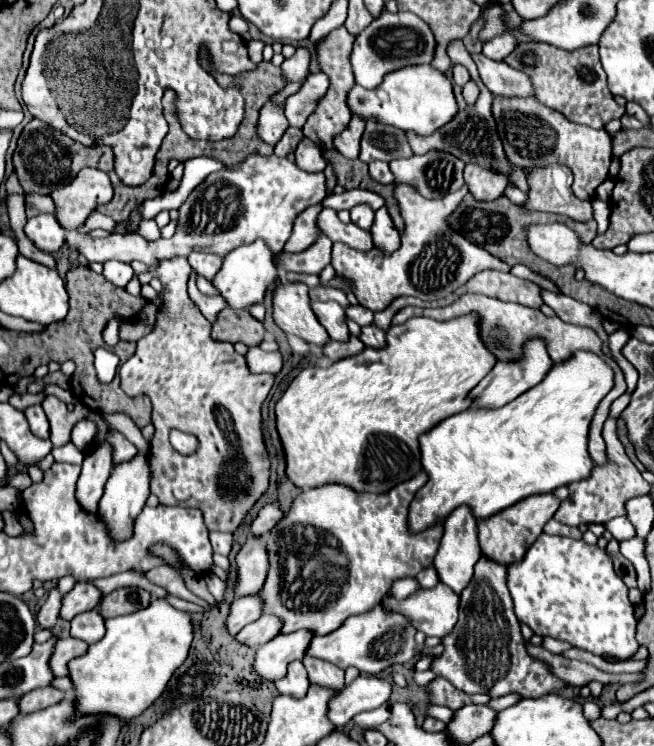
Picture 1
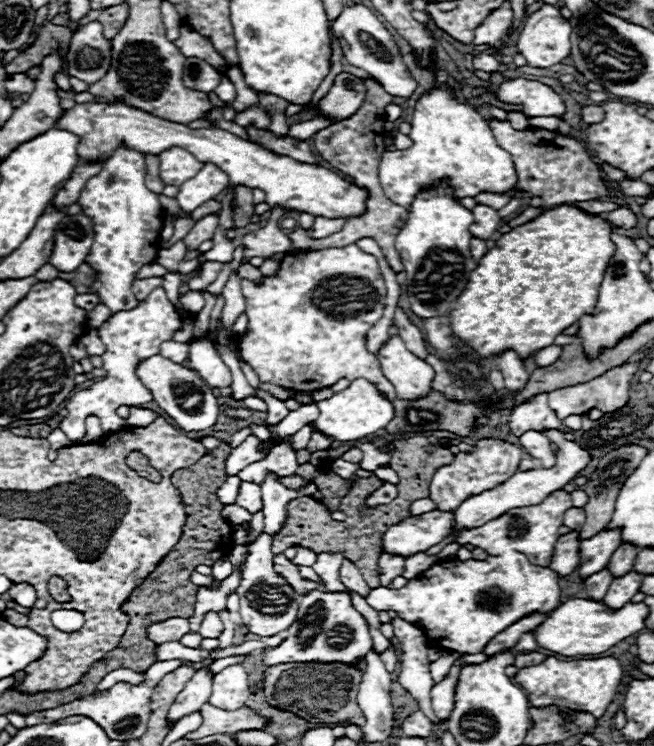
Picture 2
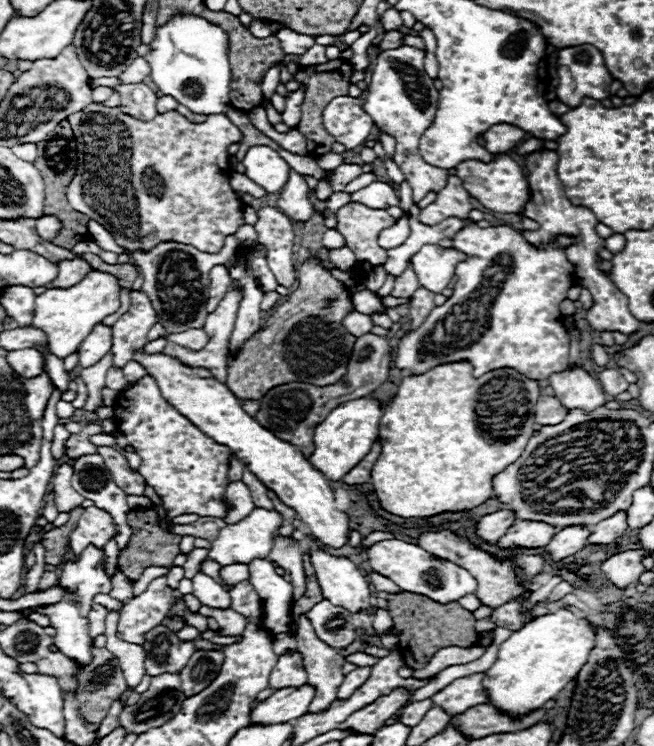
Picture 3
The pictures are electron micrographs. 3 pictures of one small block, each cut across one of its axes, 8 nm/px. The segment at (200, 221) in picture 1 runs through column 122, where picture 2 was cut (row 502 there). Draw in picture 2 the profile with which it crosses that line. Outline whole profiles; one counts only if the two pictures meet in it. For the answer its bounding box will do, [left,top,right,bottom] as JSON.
[236,482,262,512]

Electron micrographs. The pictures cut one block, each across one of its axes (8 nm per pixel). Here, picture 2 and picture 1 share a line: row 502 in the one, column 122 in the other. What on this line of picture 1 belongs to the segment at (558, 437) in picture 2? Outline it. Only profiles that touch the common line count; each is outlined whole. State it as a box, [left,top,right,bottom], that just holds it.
[98,452,152,540]

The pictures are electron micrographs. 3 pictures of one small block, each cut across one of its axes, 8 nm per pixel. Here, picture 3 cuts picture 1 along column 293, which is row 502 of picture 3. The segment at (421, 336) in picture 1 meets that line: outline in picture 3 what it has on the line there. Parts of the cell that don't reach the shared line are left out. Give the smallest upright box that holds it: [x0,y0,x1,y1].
[372,360,540,518]

